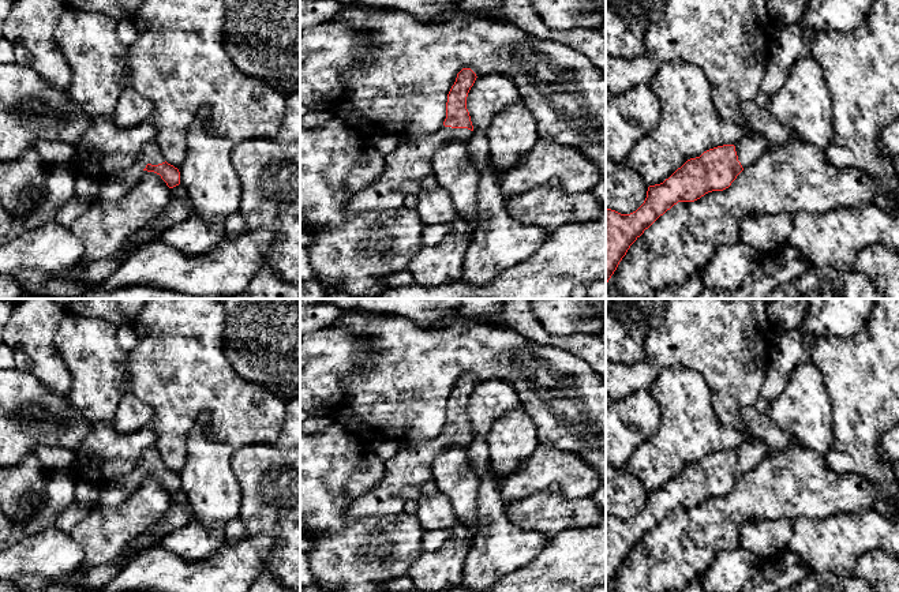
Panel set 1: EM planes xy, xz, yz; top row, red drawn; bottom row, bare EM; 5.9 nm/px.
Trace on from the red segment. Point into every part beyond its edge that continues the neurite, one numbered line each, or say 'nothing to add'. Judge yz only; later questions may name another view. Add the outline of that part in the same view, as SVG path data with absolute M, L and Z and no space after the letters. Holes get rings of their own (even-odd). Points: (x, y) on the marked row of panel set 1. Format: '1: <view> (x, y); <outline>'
1: yz (753, 145); M758 132L748 134L741 142L735 145L738 161L742 168L750 166L768 150L768 140Z

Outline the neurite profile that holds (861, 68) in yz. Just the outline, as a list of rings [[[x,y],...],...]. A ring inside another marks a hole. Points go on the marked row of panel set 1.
[[[873,0],[865,20],[853,31],[820,31],[806,42],[809,56],[819,64],[831,97],[834,139],[823,150],[835,166],[854,166],[876,179],[899,183],[894,161],[879,147],[880,134],[899,119],[899,0]]]

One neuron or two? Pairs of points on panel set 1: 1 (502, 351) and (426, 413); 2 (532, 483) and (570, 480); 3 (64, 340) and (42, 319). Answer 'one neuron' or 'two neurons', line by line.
1: one neuron
2: one neuron
3: two neurons

